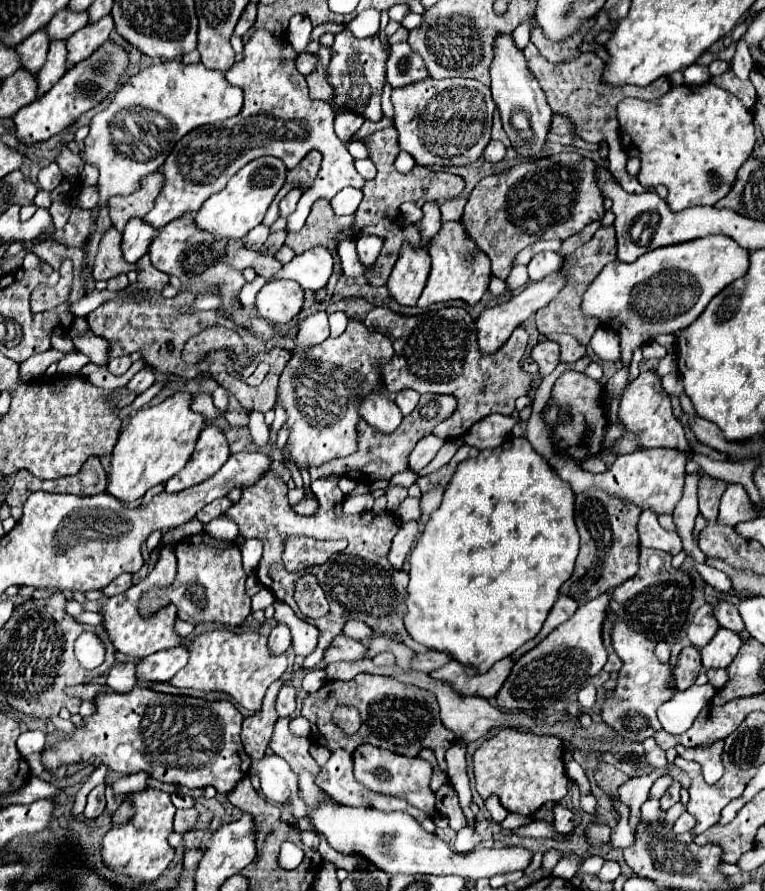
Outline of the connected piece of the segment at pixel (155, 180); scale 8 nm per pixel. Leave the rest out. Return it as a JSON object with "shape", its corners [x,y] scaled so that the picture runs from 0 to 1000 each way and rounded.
{"shape":[[[207,193],[193,195],[183,202],[183,213],[167,220],[146,220],[144,222],[144,245],[146,254],[159,260],[165,249],[173,245],[186,245],[196,233],[204,215],[209,215],[209,202],[214,202]]]}

